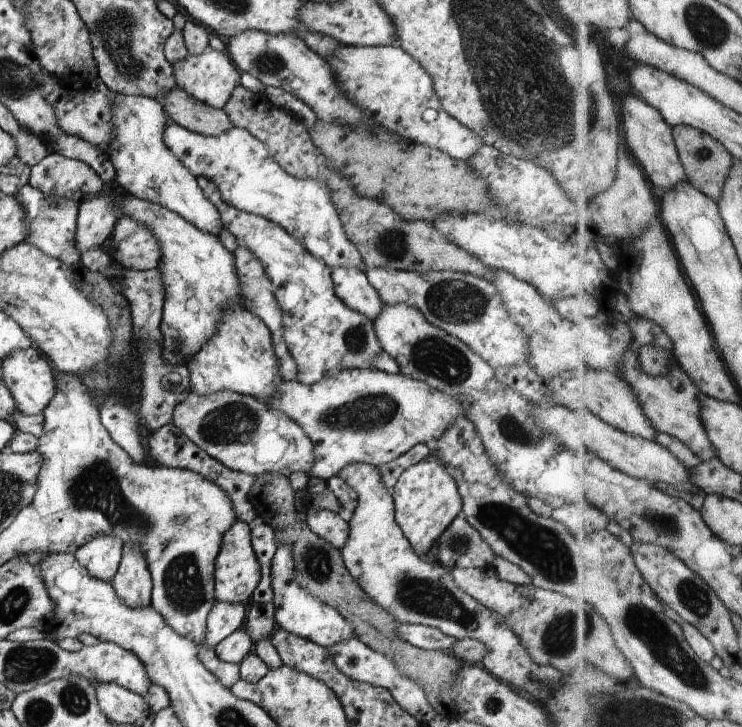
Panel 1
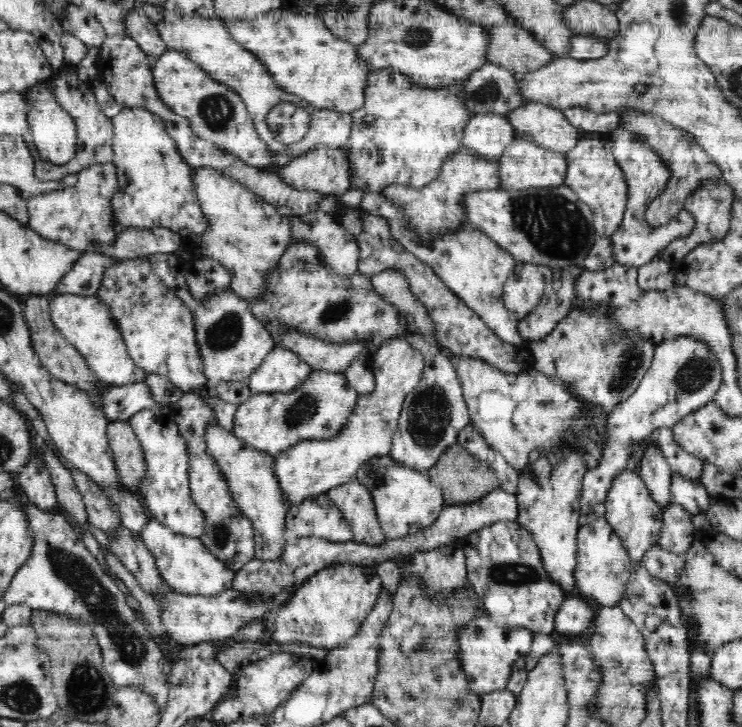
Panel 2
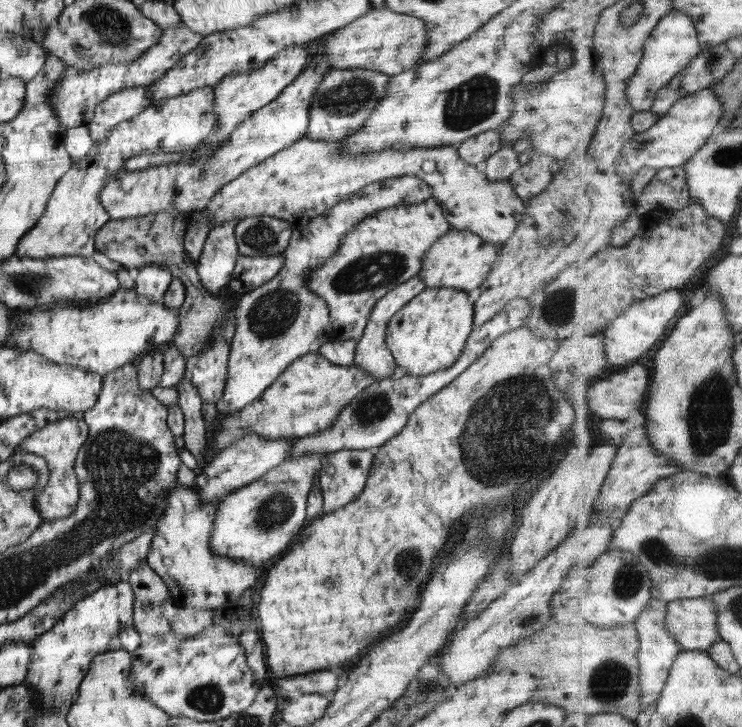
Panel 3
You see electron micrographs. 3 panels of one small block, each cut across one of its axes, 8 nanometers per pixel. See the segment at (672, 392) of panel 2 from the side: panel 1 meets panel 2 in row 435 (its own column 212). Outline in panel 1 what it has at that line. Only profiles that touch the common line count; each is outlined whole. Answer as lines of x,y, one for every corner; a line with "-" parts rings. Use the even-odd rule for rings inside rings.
216,601
207,616
204,646
210,650
215,650
215,646
218,646
219,642
222,642
237,628
245,625
246,616
246,604

